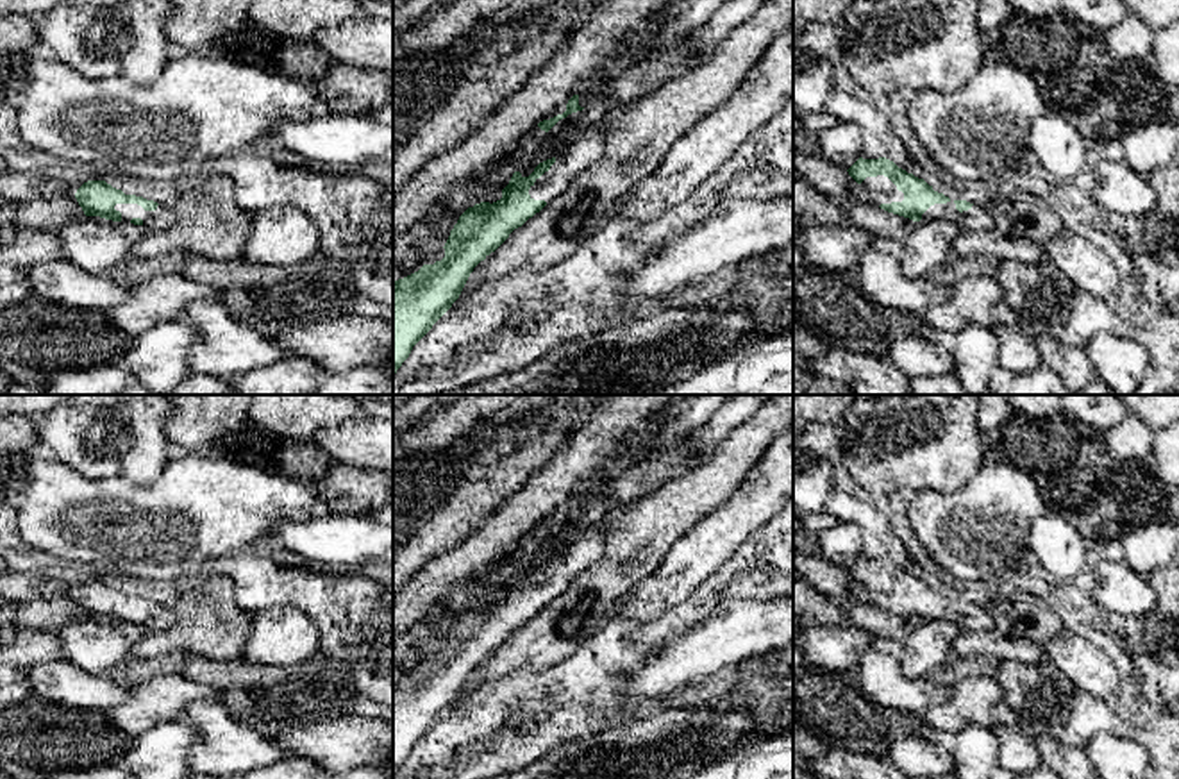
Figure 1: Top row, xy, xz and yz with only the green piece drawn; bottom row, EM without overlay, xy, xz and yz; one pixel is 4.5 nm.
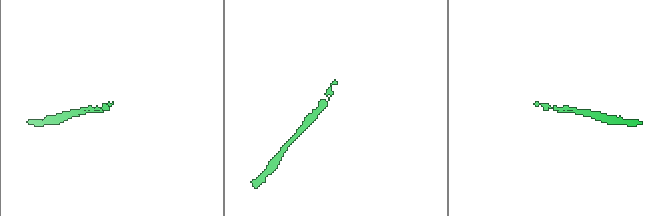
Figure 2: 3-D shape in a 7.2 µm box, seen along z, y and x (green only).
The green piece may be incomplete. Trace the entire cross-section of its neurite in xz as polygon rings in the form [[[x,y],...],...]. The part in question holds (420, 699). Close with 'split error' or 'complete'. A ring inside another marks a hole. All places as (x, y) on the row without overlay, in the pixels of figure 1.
[[[615,507],[598,522],[572,532],[568,543],[552,559],[539,563],[536,568],[527,568],[523,574],[514,572],[502,590],[500,600],[475,604],[459,616],[443,647],[445,658],[441,661],[423,665],[418,672],[393,683],[393,775],[409,758],[413,747],[459,699],[473,668],[495,652],[514,629],[556,599],[581,570],[600,557],[604,531],[620,509]]]; split error

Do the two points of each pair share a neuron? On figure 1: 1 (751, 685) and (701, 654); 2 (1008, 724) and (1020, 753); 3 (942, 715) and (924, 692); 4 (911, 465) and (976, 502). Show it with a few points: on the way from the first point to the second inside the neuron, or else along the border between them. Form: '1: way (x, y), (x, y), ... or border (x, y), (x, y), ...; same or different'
1: border (774, 649), (747, 658), (736, 667); different
2: way (1008, 731), (1015, 745); same
3: border (951, 688), (944, 701), (933, 703), (924, 713); different
4: border (985, 461), (953, 490), (917, 490), (913, 494); different

